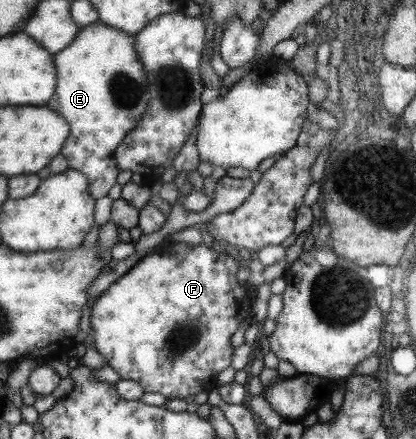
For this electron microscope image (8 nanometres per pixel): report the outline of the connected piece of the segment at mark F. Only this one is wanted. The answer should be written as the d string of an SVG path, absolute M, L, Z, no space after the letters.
M177 241L157 254L149 251L95 299L89 317L93 348L119 378L133 380L143 392L157 392L167 401L215 389L217 374L231 360L229 338L245 322L253 303L253 292L235 277L237 268L233 257L217 253L202 242L193 245Z

